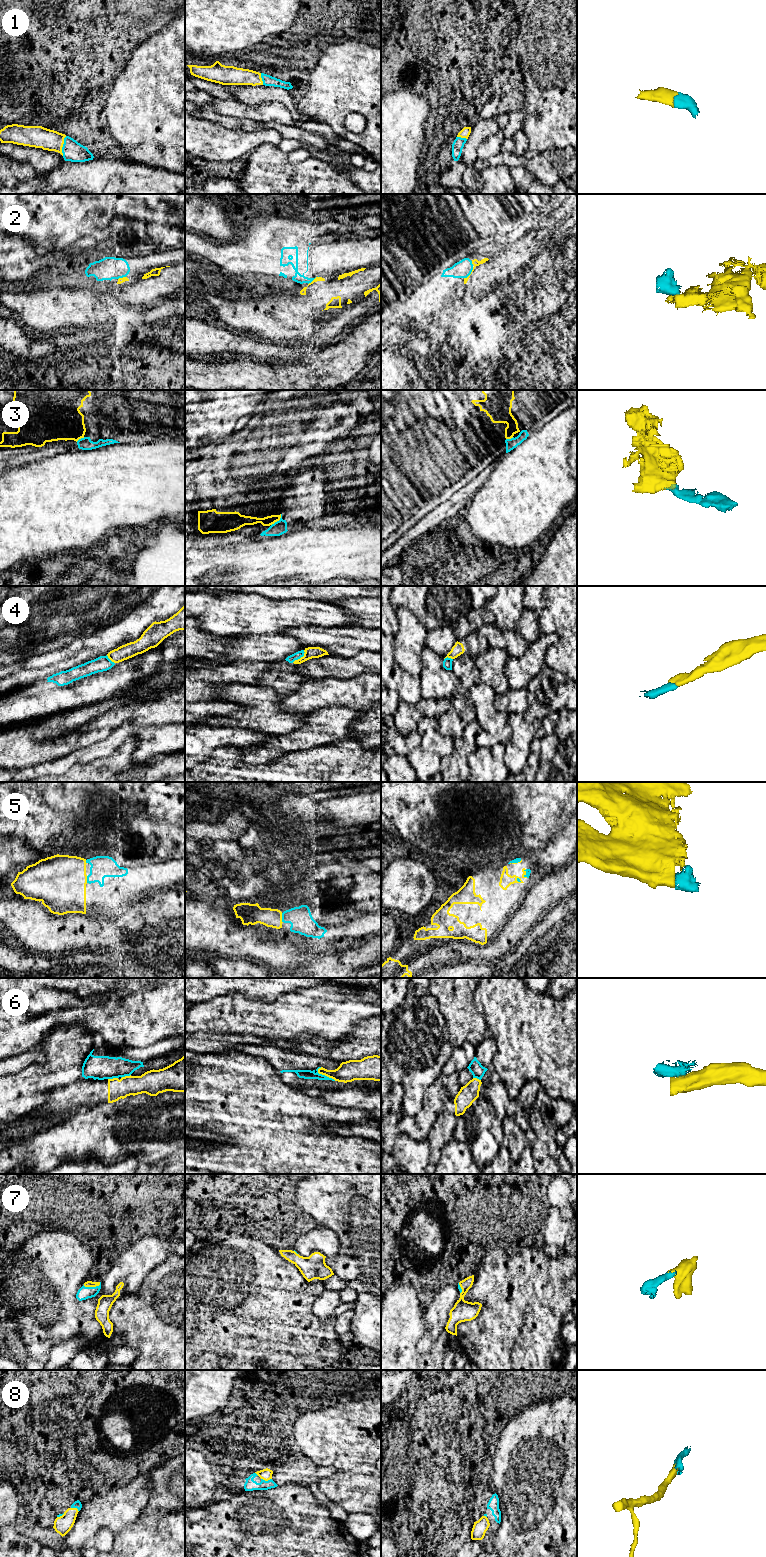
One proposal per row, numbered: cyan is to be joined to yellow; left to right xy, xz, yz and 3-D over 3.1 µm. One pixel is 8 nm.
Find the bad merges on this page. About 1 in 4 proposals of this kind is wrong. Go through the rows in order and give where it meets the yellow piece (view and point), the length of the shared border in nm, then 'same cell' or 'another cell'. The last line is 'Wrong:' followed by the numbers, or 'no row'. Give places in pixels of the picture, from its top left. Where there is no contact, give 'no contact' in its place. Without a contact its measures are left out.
1: xy (62, 146) | 160 nm | same cell
2: yz (471, 273) | 120 nm | same cell
3: xz (277, 520) | 130 nm | another cell
4: xz (301, 657) | 140 nm | same cell
5: xz (281, 918) | 80 nm | same cell
6: xz (325, 1075) | 180 nm | another cell
7: xy (92, 1286) | 150 nm | same cell
8: xz (266, 1480) | 90 nm | same cell
Wrong: 3, 6

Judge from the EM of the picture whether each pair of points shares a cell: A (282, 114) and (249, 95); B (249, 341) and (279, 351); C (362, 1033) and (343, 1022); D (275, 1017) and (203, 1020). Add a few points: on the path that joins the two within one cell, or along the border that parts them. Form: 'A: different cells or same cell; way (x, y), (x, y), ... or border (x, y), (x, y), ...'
A: different cells; border (240, 101), (253, 107), (279, 102), (286, 108)
B: same cell; way (256, 348), (261, 351), (272, 351)
C: different cells; border (370, 1016), (362, 1019), (344, 1040)
D: same cell; way (257, 1017), (221, 1017)

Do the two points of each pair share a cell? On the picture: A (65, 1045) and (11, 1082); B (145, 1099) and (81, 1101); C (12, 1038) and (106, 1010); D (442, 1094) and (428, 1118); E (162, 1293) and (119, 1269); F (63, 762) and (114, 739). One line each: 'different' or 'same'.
A: same
B: different
C: same
D: same
E: different
F: same

